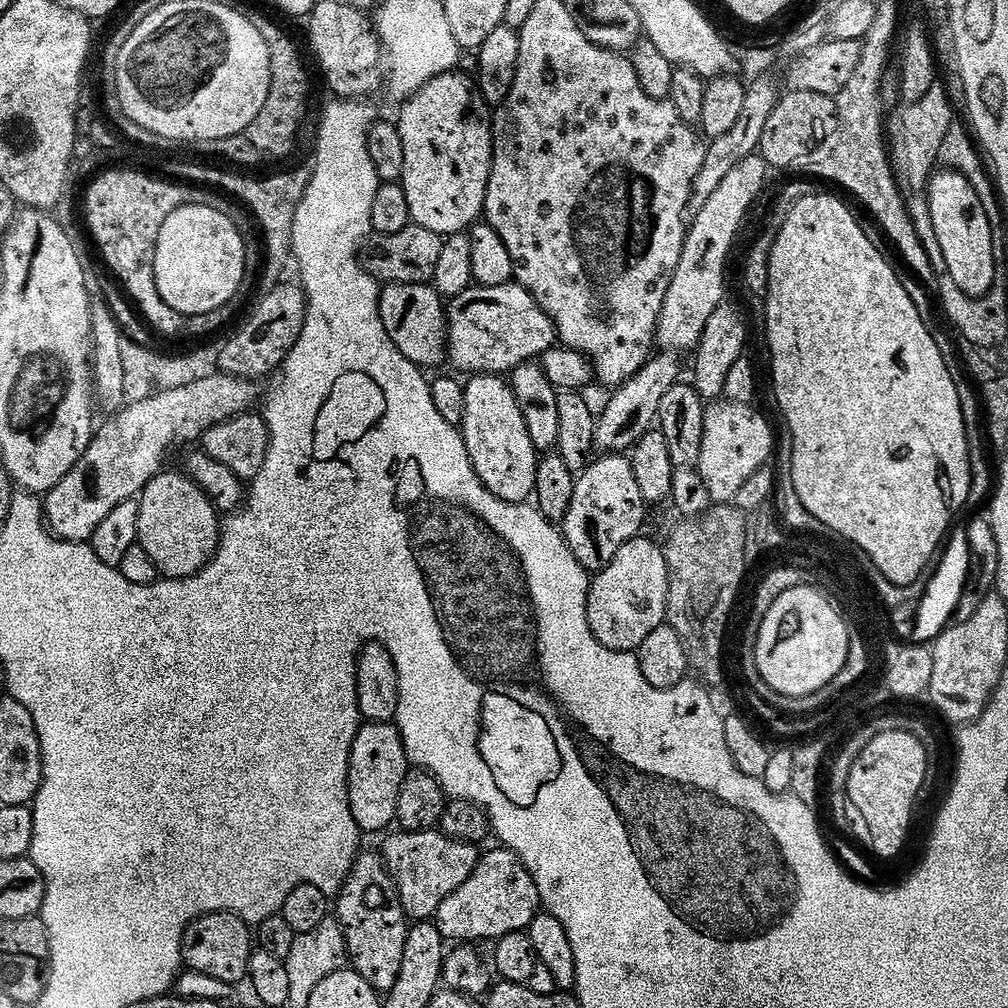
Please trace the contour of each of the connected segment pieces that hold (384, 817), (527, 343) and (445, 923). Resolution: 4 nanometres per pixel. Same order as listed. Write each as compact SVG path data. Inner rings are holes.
M368 722L356 731L348 758L348 806L361 833L383 833L393 827L398 790L402 788L402 782L409 770L408 755L404 752L404 743L395 723Z
M515 282L489 288L469 286L451 297L446 308L446 360L467 374L511 373L520 364L552 351L555 336L552 321L529 292Z
M496 846L493 852L485 851L481 855L469 877L438 906L434 923L448 942L495 942L506 934L528 929L532 919L538 915L539 904L536 883L524 868L524 863L515 852Z

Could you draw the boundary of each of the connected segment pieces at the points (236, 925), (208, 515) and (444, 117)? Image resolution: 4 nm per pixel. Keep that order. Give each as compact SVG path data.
M211 912L188 926L180 940L178 956L182 964L184 959L183 967L187 971L206 974L209 978L218 978L218 982L236 986L239 980L247 977L248 960L253 953L254 940L249 925L229 912Z
M161 471L146 485L138 497L140 509L136 515L136 538L138 545L146 552L161 577L170 580L186 580L196 575L207 566L216 553L216 545L220 543L221 517L216 507L208 500L208 495L197 484L179 471Z
M451 71L441 76L436 76L430 82L422 85L418 91L413 92L411 96L403 101L404 109L401 110L400 122L398 121L401 138L401 154L404 159L402 187L406 196L406 206L408 207L411 223L422 226L442 238L463 233L465 230L471 229L472 225L481 219L484 210L484 195L486 194L486 186L488 185L488 172L492 168L492 137L490 135L489 125L486 123L486 120L483 120L483 118L476 113L476 108L472 105L472 92L474 96L473 85L471 83L468 85L462 77L456 75L457 73L455 71Z

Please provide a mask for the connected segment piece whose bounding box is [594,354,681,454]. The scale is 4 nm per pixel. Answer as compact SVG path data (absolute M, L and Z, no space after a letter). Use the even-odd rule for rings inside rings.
M660 354L664 356L656 356L653 355L651 359L649 359L648 363L644 364L637 372L635 372L632 377L629 380L624 381L623 384L619 385L615 389L616 392L613 394L612 397L609 398L608 400L608 405L605 406L604 408L604 413L599 413L598 419L596 421L596 431L594 433L594 444L595 447L600 447L601 449L599 450L601 453L604 454L620 454L623 453L625 450L631 449L632 445L636 443L637 440L640 439L641 436L644 435L645 432L649 431L653 427L654 424L654 417L659 413L660 410L660 403L662 402L662 398L666 394L666 390L670 390L672 388L672 385L677 383L681 379L680 376L680 360L681 357L676 354Z

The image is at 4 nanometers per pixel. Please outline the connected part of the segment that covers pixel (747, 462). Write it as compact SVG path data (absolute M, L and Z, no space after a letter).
M712 402L705 407L698 471L716 504L732 502L737 490L765 467L772 452L772 432L767 422L752 410L727 402Z

